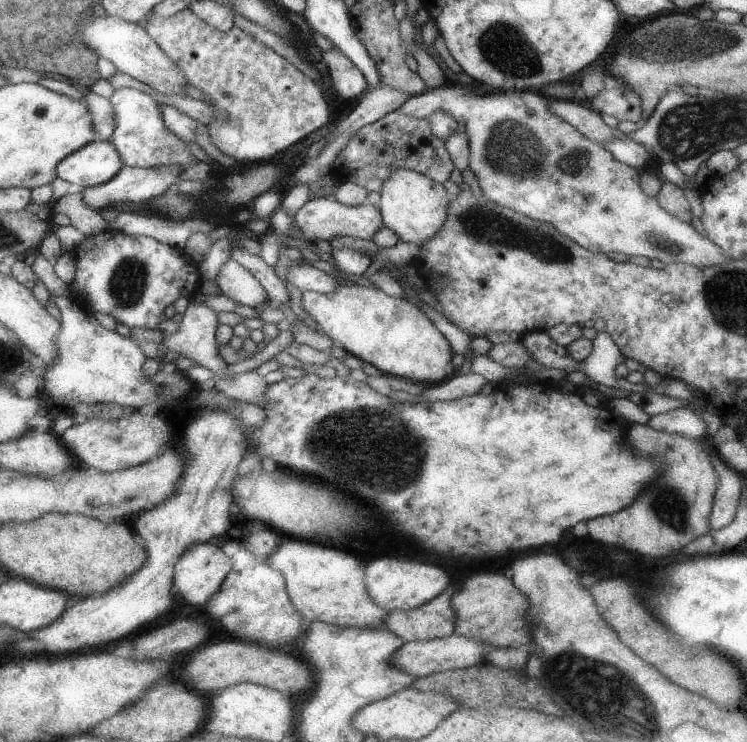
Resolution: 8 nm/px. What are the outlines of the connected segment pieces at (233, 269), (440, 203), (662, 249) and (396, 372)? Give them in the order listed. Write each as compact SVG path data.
M233 259L226 260L220 267L216 283L221 294L237 304L255 309L257 304L267 303L268 296L265 289L248 270L245 270L245 267Z
M395 169L389 172L382 183L376 207L382 223L396 234L399 242L414 242L418 245L441 230L450 201L443 183L435 182L425 175L407 169Z
M446 83L442 87L407 97L397 111L418 119L434 112L449 113L463 122L468 140L469 169L477 179L485 201L521 213L553 226L559 234L592 253L621 252L627 256L657 258L663 264L685 263L697 268L720 265L731 260L708 238L700 236L691 223L667 214L655 198L648 197L639 184L639 172L619 162L603 146L581 136L570 124L550 113L551 99L539 91L505 91L477 94L470 86Z
M353 284L353 286L339 285L333 293L326 295L303 291L300 301L303 310L316 322L323 334L327 334L332 342L340 344L349 354L372 364L383 375L406 378L428 386L442 383L456 373L455 367L451 365L453 352L447 339L421 309L405 299L391 298L375 287Z

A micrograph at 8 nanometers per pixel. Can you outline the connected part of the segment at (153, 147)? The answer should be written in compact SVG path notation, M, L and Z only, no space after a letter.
M119 88L113 90L108 99L113 108L115 129L109 142L117 150L125 167L157 168L157 166L179 166L187 168L195 164L196 159L185 142L181 142L165 127L161 110L148 94L139 90Z

